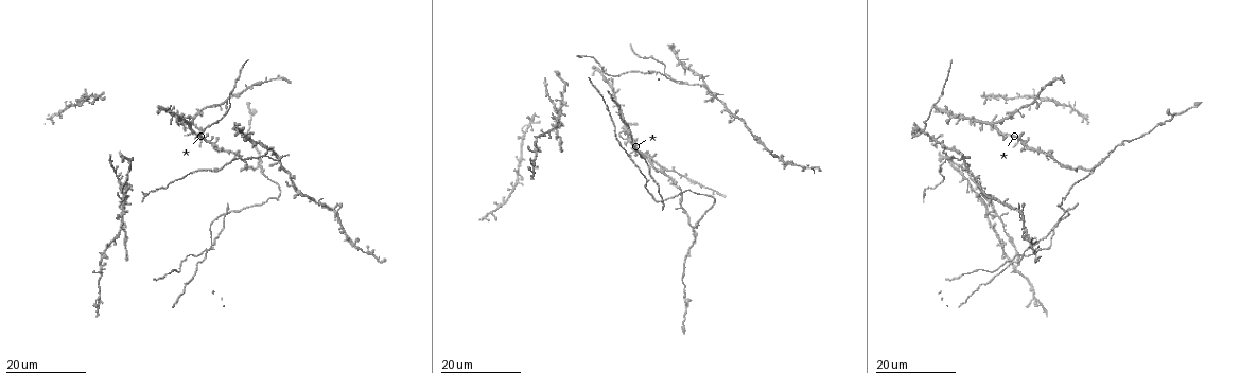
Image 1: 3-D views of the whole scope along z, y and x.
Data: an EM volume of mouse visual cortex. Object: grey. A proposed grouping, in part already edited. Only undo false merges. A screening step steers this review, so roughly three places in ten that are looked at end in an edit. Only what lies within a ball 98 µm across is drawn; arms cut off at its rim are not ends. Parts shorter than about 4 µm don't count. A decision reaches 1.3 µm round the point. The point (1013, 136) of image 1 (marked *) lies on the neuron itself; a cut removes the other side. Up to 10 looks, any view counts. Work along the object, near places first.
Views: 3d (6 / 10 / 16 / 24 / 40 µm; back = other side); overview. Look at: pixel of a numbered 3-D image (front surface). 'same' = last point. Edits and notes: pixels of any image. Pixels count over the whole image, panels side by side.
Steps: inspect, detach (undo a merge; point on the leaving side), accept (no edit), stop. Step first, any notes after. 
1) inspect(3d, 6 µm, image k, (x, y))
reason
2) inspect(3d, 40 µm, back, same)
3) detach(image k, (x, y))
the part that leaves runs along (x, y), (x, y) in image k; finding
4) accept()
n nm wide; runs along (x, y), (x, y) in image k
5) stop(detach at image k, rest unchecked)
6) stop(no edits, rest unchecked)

inspect(3d, 16 µm, image 1, (951, 119))
looks like a crossing

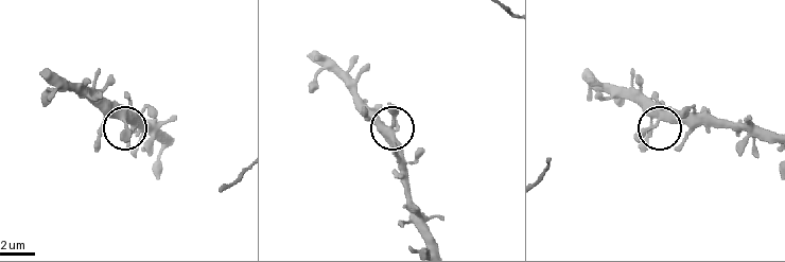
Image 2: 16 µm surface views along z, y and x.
inspect(3d, 6 µm, image 2, (121, 119))

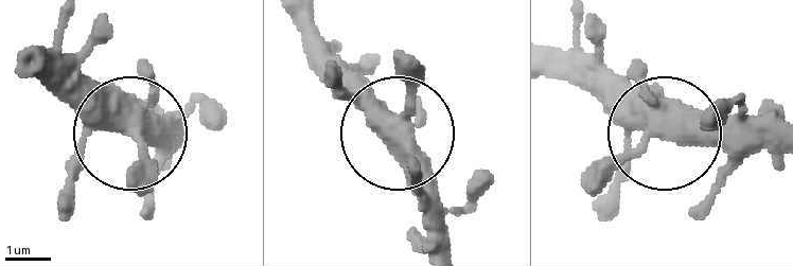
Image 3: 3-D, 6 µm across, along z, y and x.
accept()
4 arms; continuous, no second neuron

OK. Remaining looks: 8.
inspect(3d, 16 µm, image 1, (964, 157))
four or more arms meet

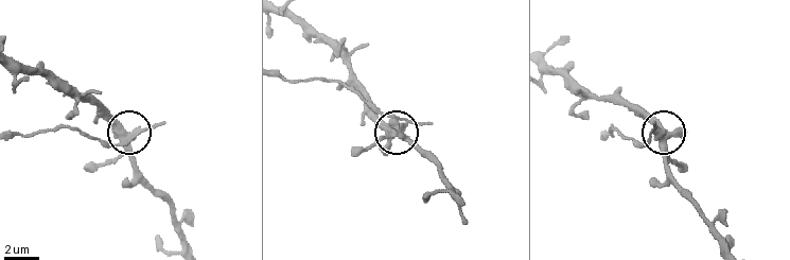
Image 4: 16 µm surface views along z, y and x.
inspect(3d, 6 µm, image 4, (657, 139))

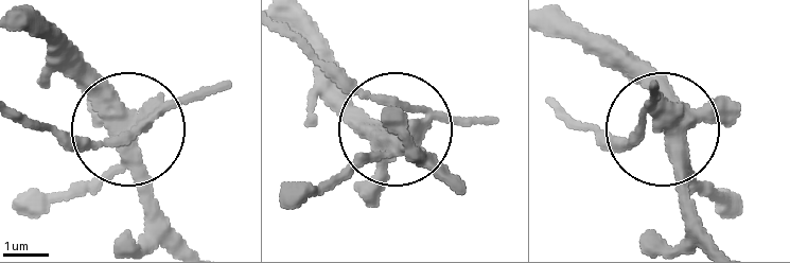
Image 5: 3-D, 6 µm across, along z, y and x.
accept()
one neuron here

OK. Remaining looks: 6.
inspect(3d, 24 µm, image 1, (279, 78))
three arms meet

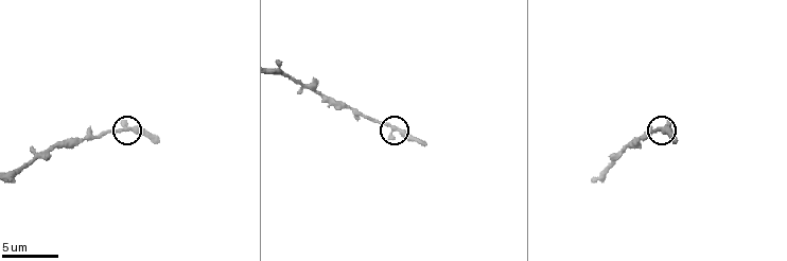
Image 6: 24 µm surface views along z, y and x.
inspect(3d, 10 µm, image 6, (393, 129))
closer look

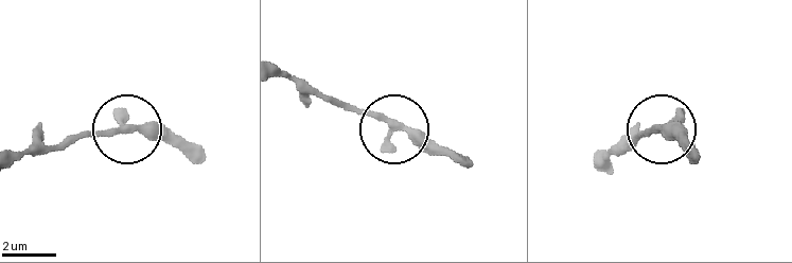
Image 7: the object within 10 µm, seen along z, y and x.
accept()
runs along (14, 161), (130, 127), (190, 141) in image 7; one neuron here

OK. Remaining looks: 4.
inspect(3d, 24 µm, image 1, (1065, 196))
side arm on a straight run

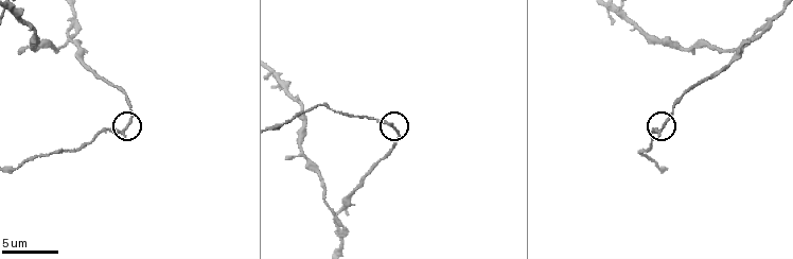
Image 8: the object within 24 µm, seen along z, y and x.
inspect(3d, 10 µm, image 8, (662, 127))

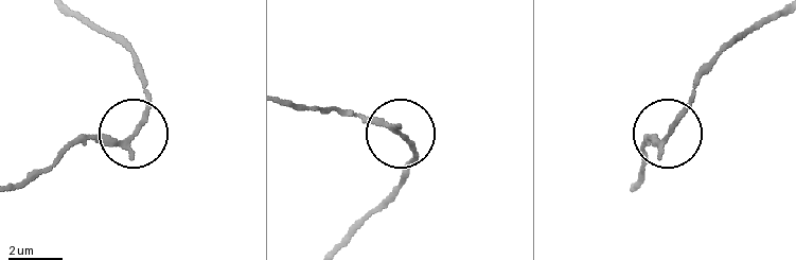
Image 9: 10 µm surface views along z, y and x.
accept()
runs along (766, 18), (719, 54), (685, 116), (646, 143) in image 9; one neuron here

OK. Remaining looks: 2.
inspect(3d, 24 µm, image 1, (992, 122))
four-way junction

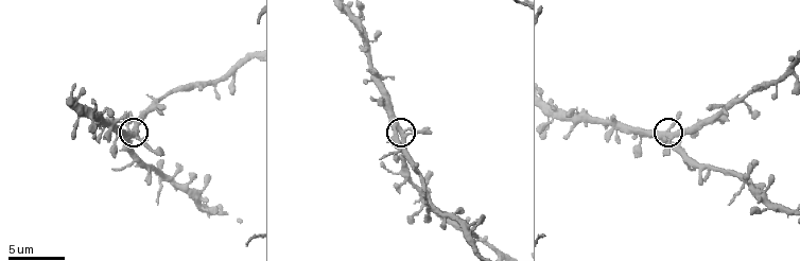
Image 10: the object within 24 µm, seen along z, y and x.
inspect(3d, 10 µm, image 10, (133, 132))

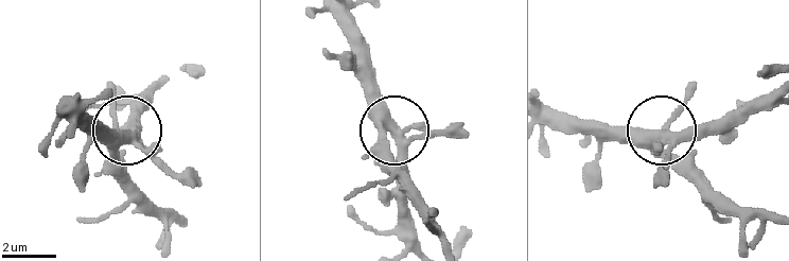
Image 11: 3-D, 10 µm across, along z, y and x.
accept()
continuous, no second neuron

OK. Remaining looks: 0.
stop(no edits, rest unchecked)

